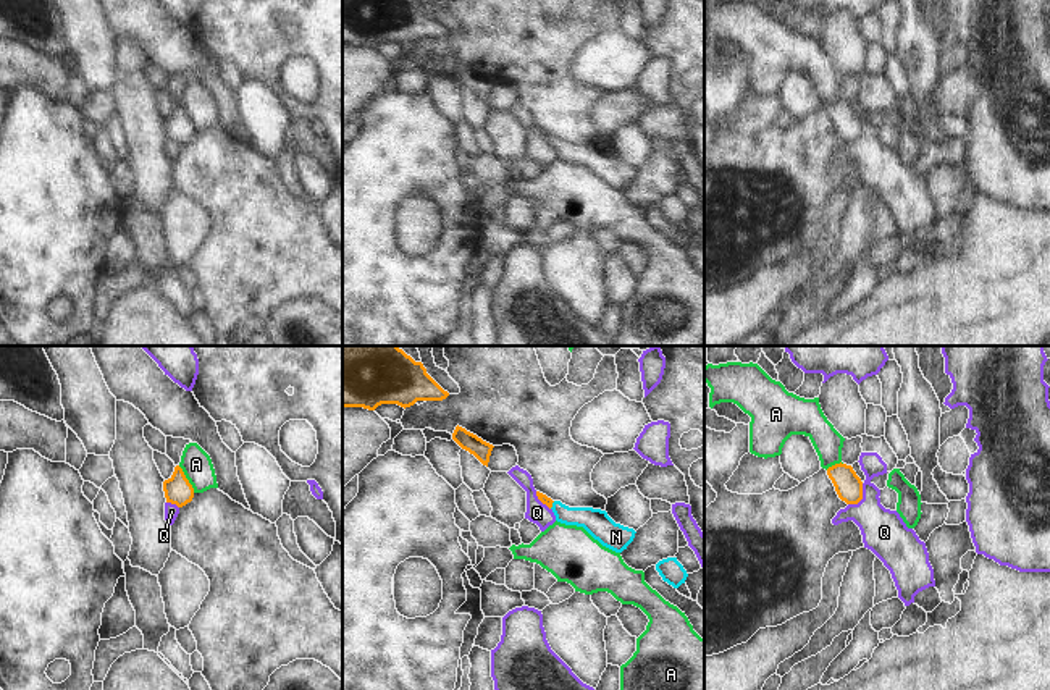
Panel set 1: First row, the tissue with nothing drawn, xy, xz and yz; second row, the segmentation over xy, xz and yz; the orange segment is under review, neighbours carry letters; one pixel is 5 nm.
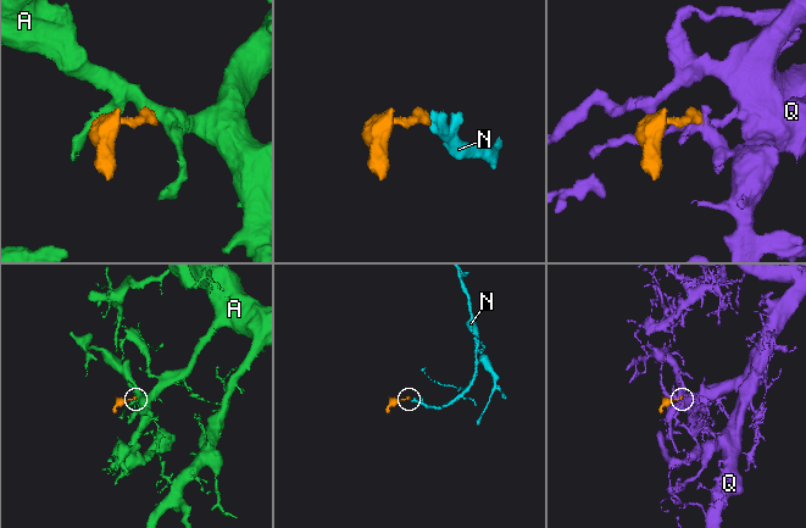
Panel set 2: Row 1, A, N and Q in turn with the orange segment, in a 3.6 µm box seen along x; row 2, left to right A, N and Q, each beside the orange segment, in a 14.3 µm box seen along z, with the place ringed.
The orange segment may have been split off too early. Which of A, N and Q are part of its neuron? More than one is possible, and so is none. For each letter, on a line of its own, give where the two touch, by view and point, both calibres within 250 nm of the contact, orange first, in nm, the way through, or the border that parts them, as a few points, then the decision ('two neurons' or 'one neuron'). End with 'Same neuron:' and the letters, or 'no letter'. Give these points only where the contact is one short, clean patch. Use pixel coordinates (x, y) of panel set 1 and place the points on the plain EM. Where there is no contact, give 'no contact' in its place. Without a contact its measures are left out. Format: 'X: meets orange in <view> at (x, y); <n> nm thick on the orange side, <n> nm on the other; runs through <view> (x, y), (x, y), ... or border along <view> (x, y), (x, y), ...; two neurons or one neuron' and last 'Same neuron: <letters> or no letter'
A: meets orange in xy at (186, 117); 140 nm thick on the orange side, 150 nm on the other; border along xy (178, 104), (194, 130); two neurons
N: meets orange in xz at (551, 143); 50 nm thick on the orange side, 140 nm on the other; runs through xz (543, 136), (551, 143), (596, 160); one neuron
Q: meets orange in yz at (861, 136); 140 nm thick on the orange side, 220 nm on the other; border along yz (863, 122), (863, 134), (856, 141), (848, 143); two neurons
Same neuron: N

